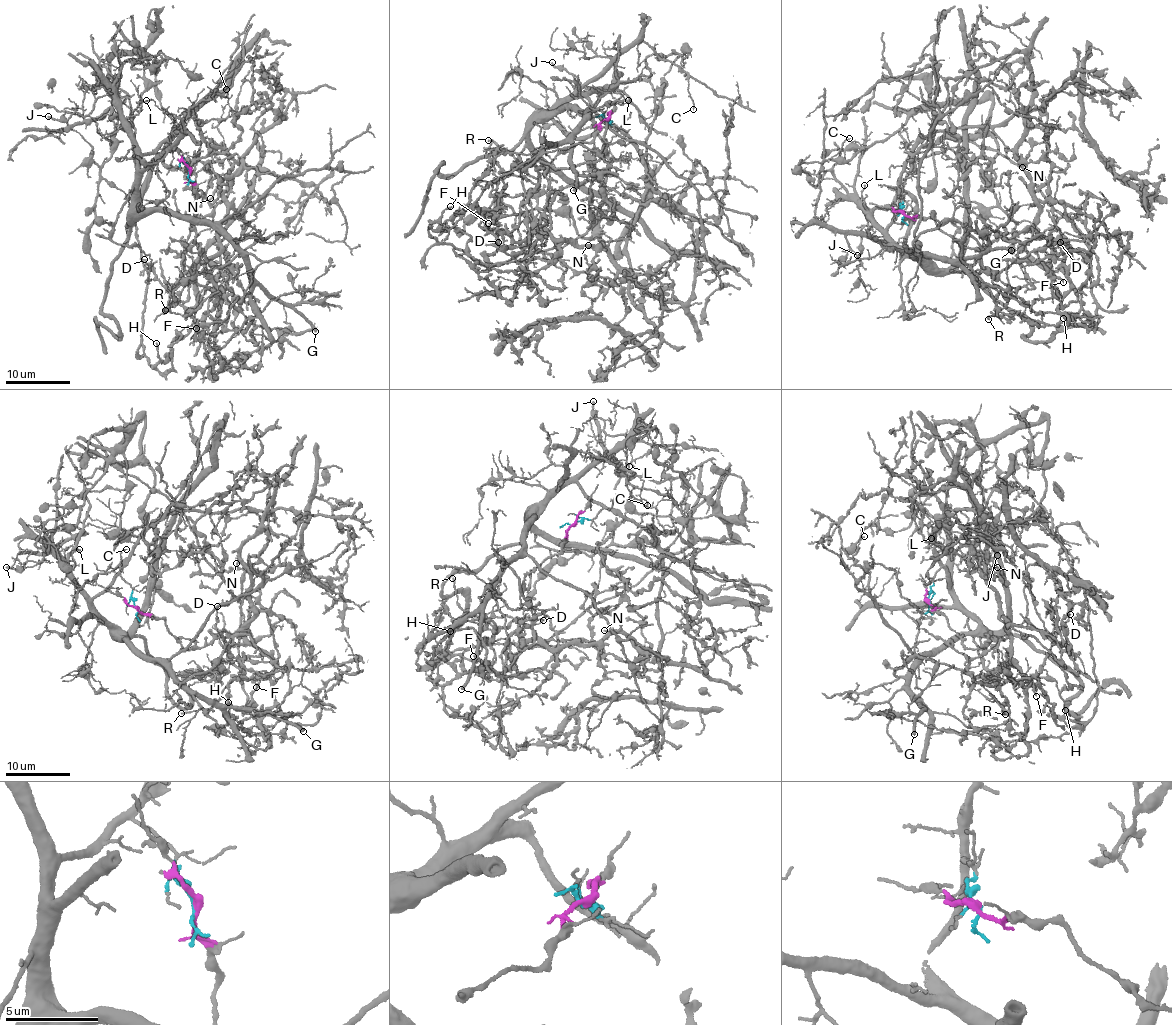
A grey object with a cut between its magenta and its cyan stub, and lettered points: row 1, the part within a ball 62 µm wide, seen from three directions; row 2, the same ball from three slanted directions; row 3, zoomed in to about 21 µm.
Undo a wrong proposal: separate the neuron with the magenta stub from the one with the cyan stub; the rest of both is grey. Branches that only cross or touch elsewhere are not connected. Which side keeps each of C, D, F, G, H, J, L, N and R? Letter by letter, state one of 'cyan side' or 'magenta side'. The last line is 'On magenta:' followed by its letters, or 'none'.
C: cyan side
D: magenta side
F: magenta side
G: cyan side
H: magenta side
J: cyan side
L: cyan side
N: magenta side
R: magenta side
On magenta: D, F, H, N, R

